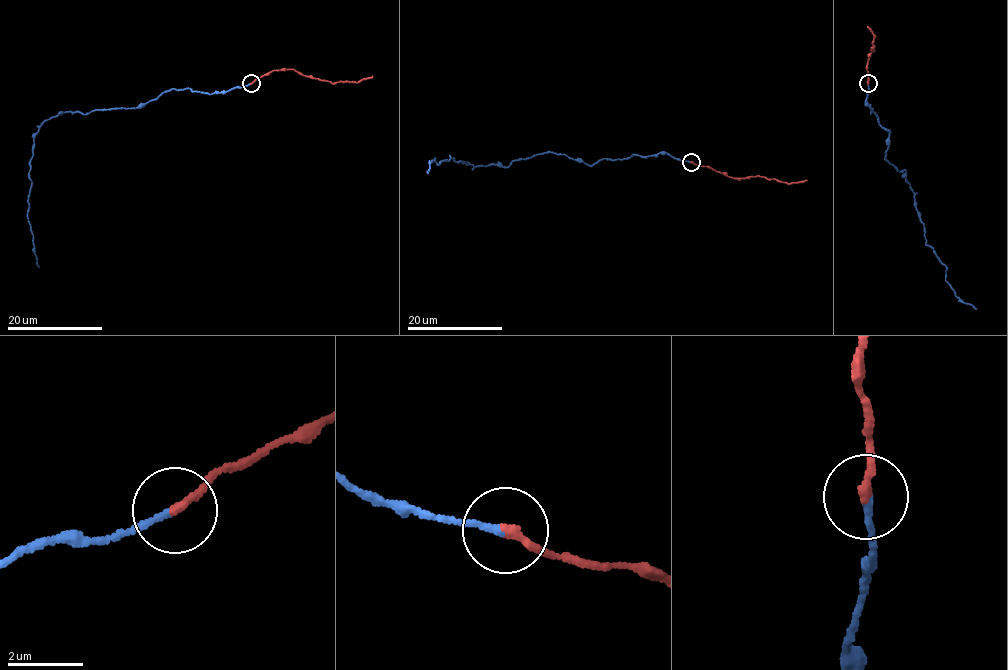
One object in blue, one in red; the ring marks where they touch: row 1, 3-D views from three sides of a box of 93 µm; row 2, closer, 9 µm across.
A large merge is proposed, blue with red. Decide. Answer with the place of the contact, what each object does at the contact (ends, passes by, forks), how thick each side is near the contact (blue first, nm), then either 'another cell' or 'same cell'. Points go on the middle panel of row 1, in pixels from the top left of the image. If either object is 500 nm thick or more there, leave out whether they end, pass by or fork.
(691, 162) | blue ends | red ends | 180/240 nm | another cell

